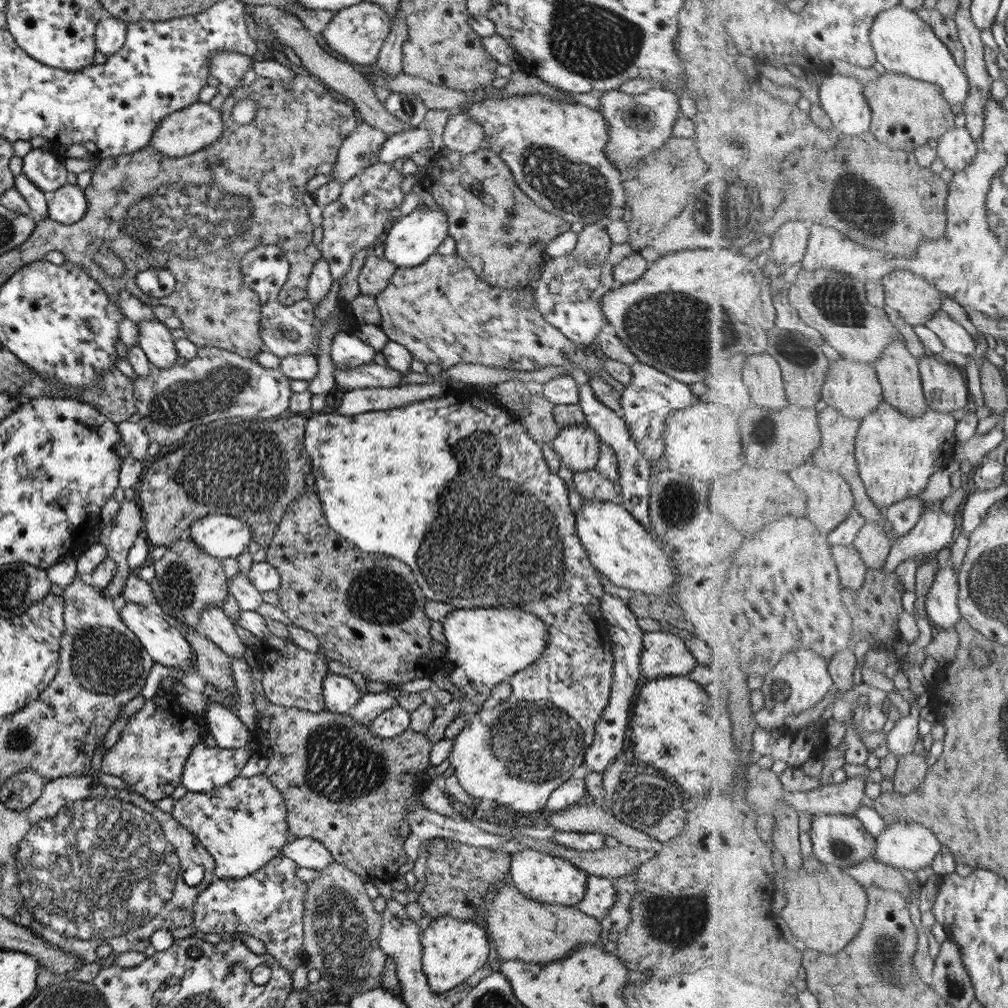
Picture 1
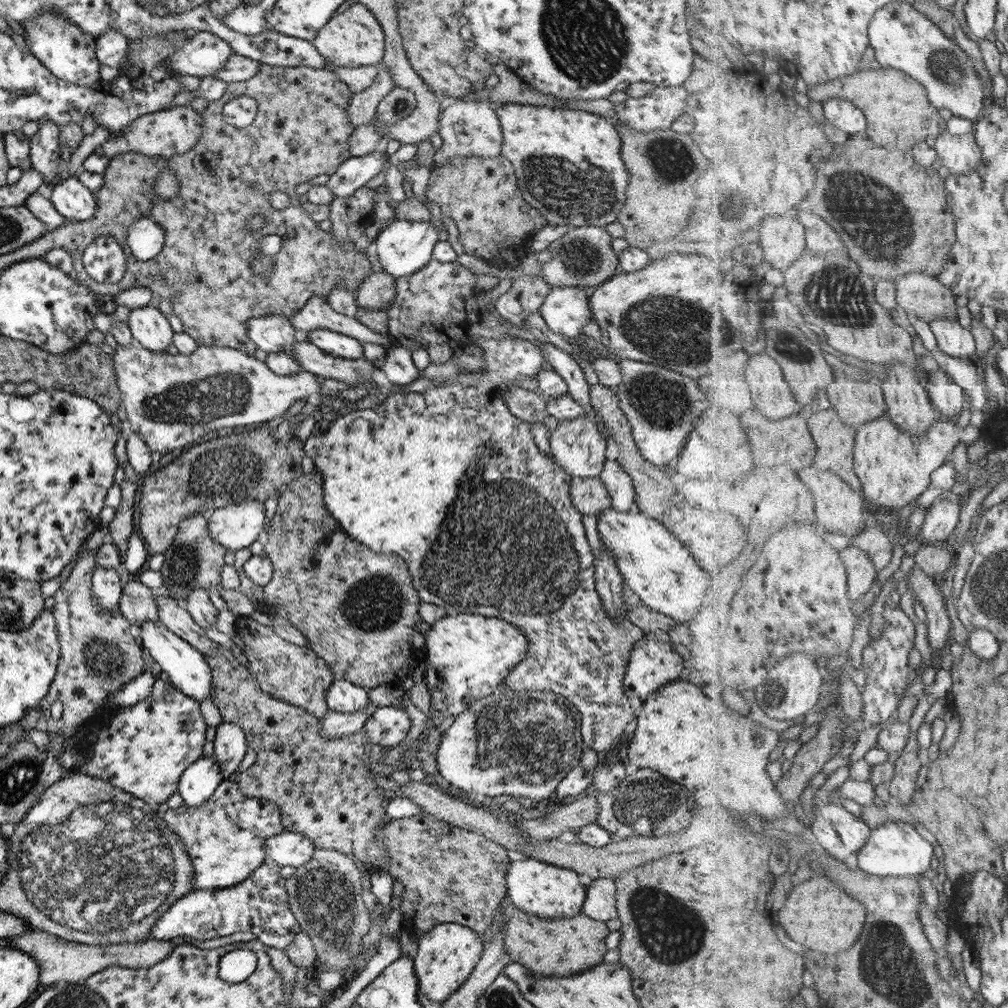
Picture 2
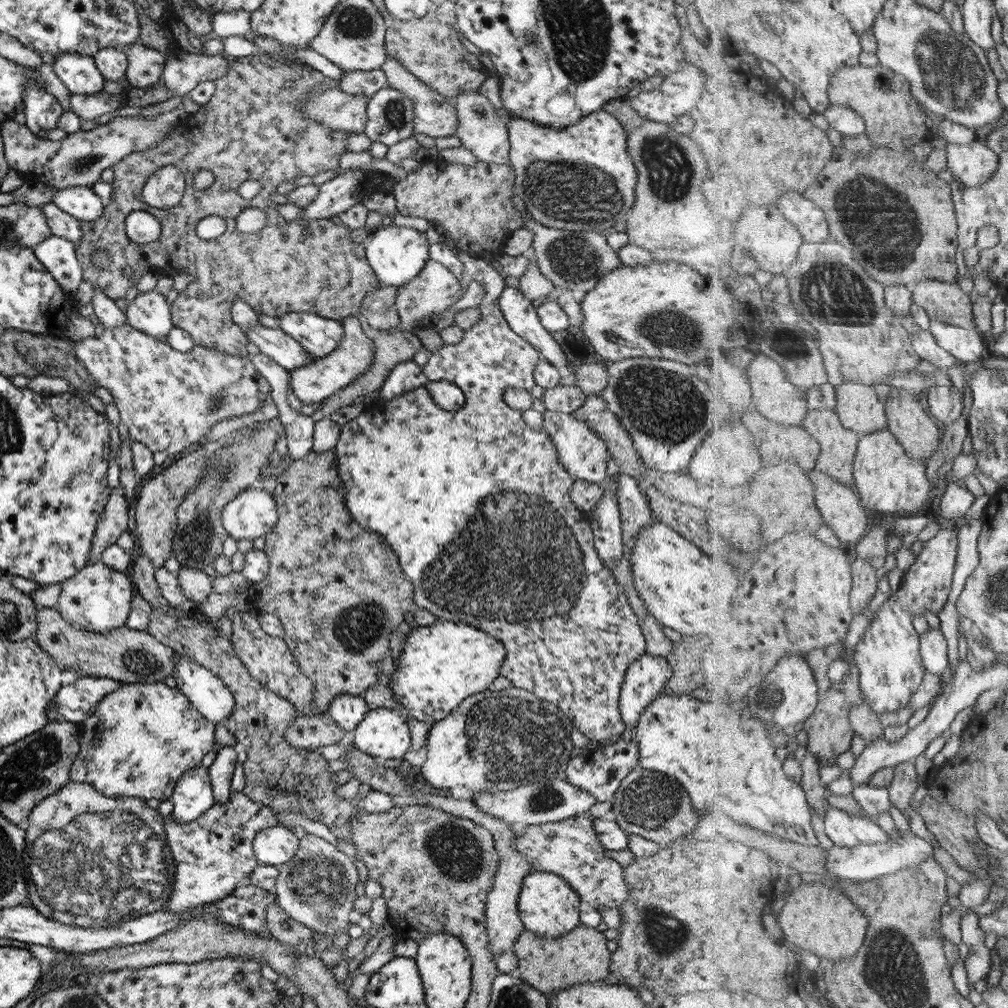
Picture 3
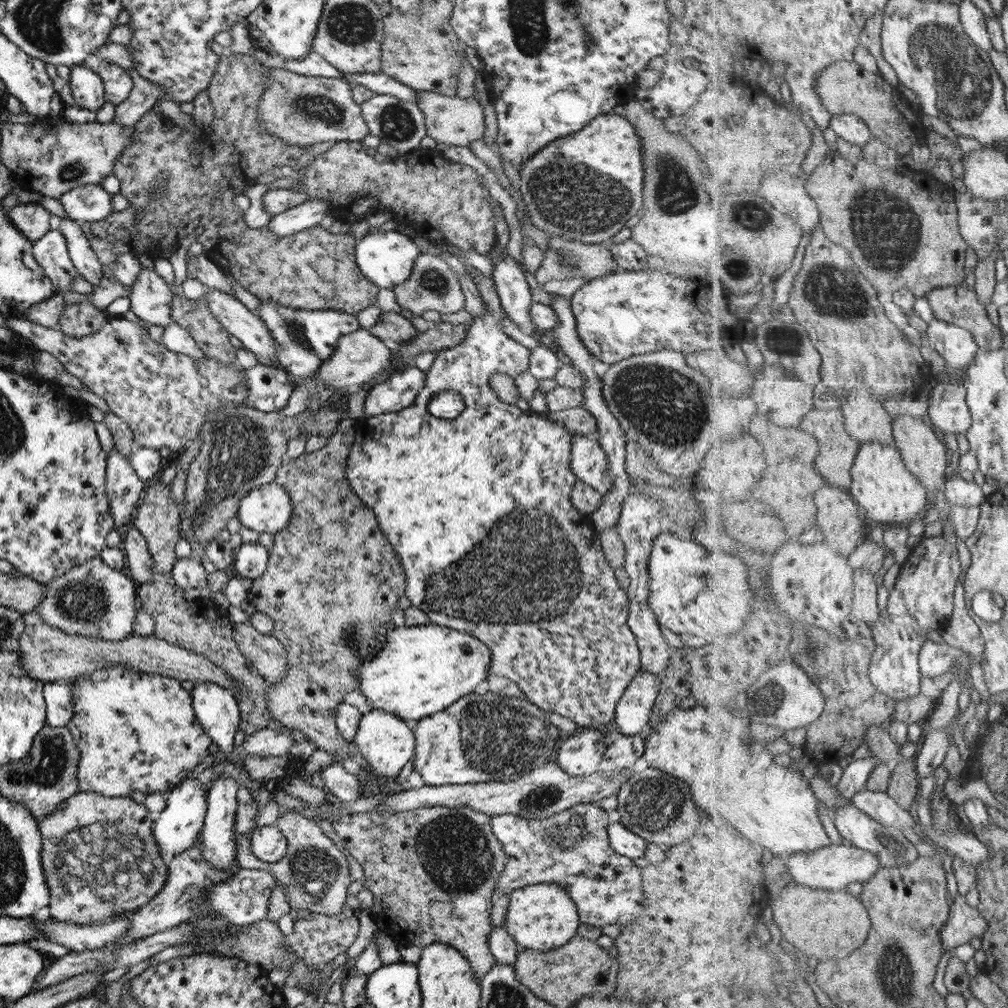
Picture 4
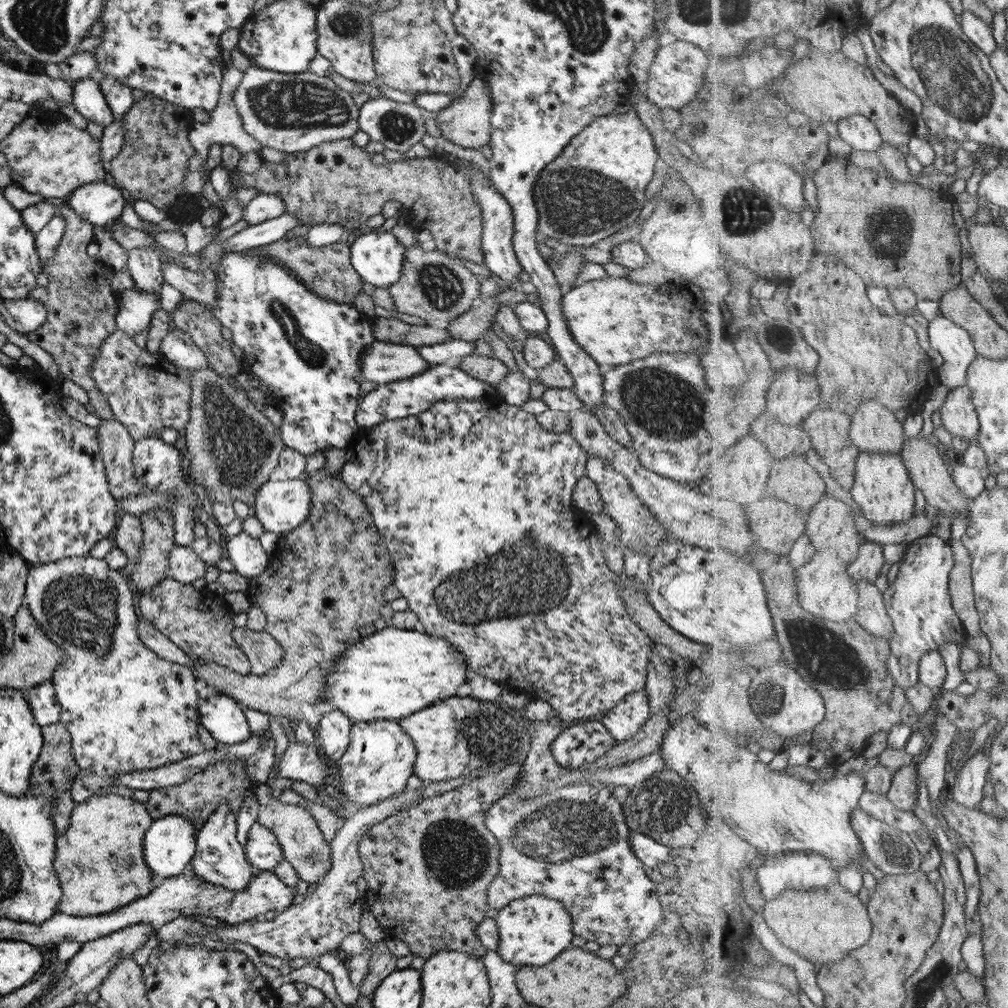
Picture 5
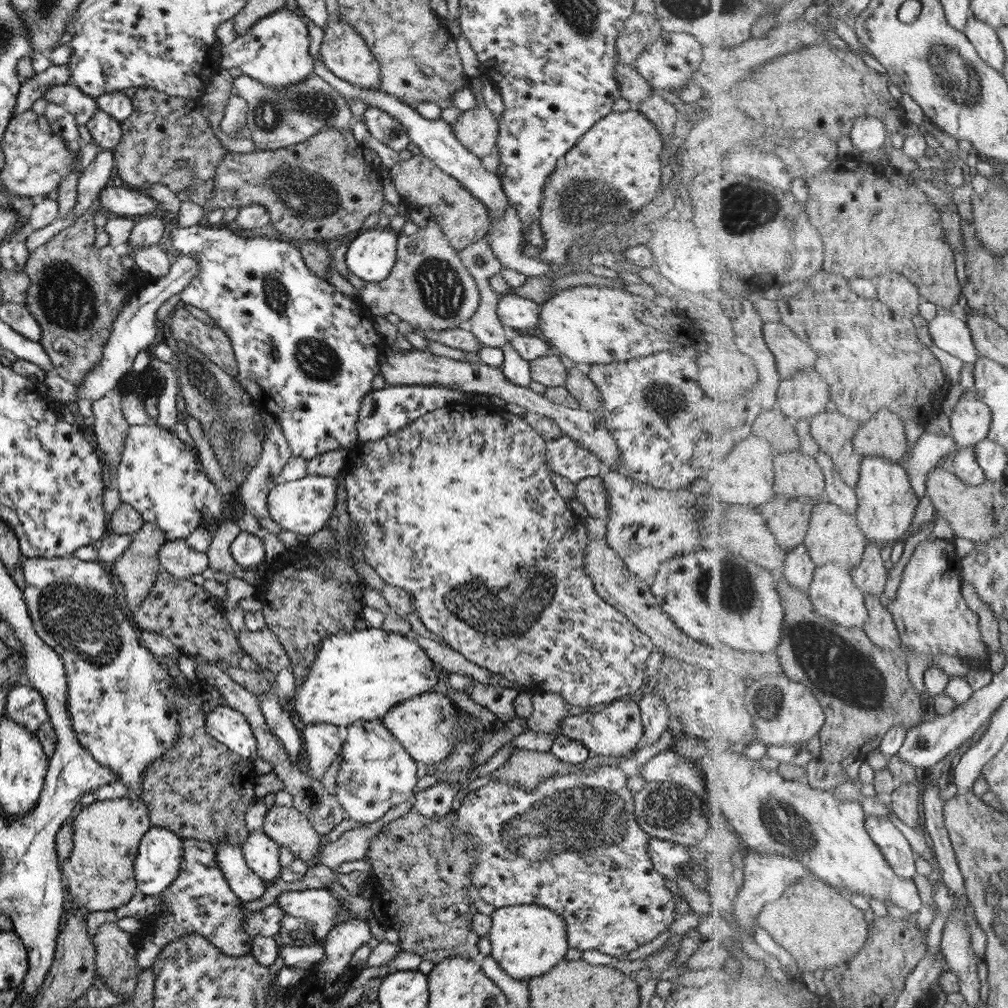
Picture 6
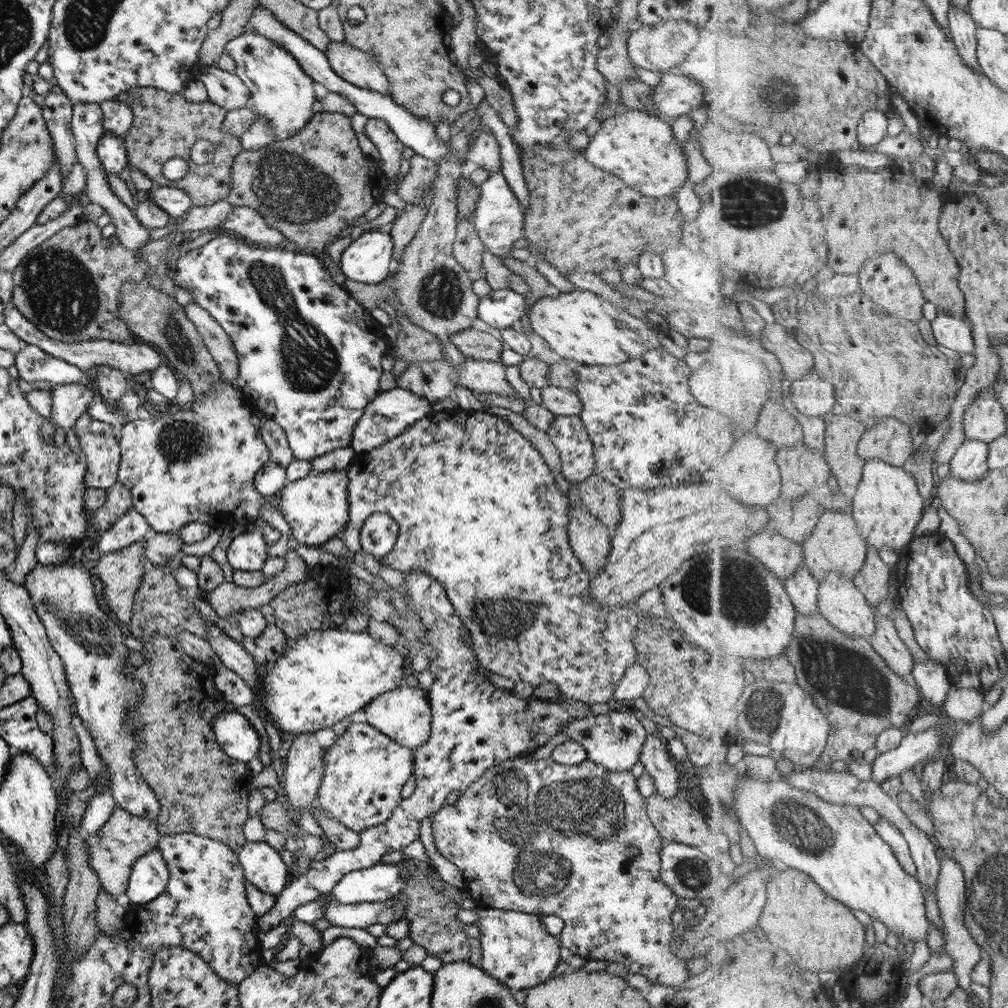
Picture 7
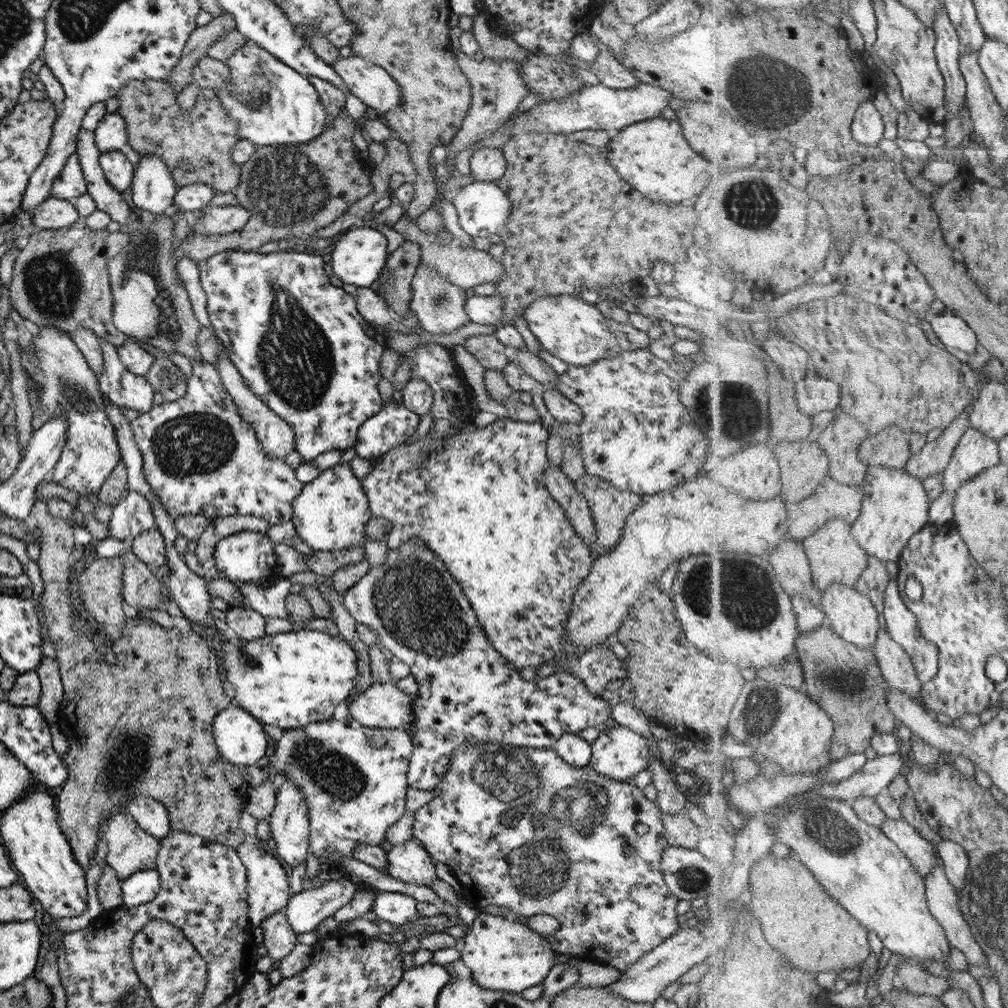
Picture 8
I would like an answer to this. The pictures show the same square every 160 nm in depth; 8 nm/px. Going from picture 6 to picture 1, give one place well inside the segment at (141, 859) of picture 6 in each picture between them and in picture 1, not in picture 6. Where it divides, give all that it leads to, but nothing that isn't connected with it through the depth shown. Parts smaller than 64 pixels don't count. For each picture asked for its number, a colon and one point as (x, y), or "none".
1: (206, 768)
2: (198, 781)
3: (192, 795)
4: (175, 828)
5: (168, 844)

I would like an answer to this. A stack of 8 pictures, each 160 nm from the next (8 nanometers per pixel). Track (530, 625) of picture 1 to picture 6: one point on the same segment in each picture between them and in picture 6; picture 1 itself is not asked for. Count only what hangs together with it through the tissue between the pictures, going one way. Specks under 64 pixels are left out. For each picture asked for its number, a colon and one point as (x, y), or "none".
2: (467, 655)
3: (442, 663)
4: (415, 671)
5: (391, 673)
6: (358, 676)

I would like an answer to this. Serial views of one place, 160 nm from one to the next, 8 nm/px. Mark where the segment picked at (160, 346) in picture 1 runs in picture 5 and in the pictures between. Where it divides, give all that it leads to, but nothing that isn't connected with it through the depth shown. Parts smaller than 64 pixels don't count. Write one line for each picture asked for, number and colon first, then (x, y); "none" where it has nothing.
2: (149, 328)
3: (148, 312)
4: (149, 297)
5: (143, 267)

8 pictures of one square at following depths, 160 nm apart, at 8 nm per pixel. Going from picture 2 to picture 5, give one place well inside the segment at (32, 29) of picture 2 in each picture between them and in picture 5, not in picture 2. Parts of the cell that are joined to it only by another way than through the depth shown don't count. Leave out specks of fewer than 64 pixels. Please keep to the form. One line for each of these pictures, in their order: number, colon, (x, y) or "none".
3: (78, 73)
4: (87, 91)
5: (87, 99)

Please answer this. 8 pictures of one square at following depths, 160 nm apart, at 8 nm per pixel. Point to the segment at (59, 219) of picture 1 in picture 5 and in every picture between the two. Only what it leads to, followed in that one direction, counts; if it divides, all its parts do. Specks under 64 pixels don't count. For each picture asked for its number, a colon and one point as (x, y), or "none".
2: (71, 199)
3: (80, 202)
4: (89, 203)
5: (98, 203)

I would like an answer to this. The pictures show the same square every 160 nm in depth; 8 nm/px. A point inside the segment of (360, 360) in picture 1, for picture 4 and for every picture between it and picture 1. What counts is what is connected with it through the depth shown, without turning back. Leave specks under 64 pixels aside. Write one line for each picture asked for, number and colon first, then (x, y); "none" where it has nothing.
2: (338, 345)
3: (318, 336)
4: (304, 339)

